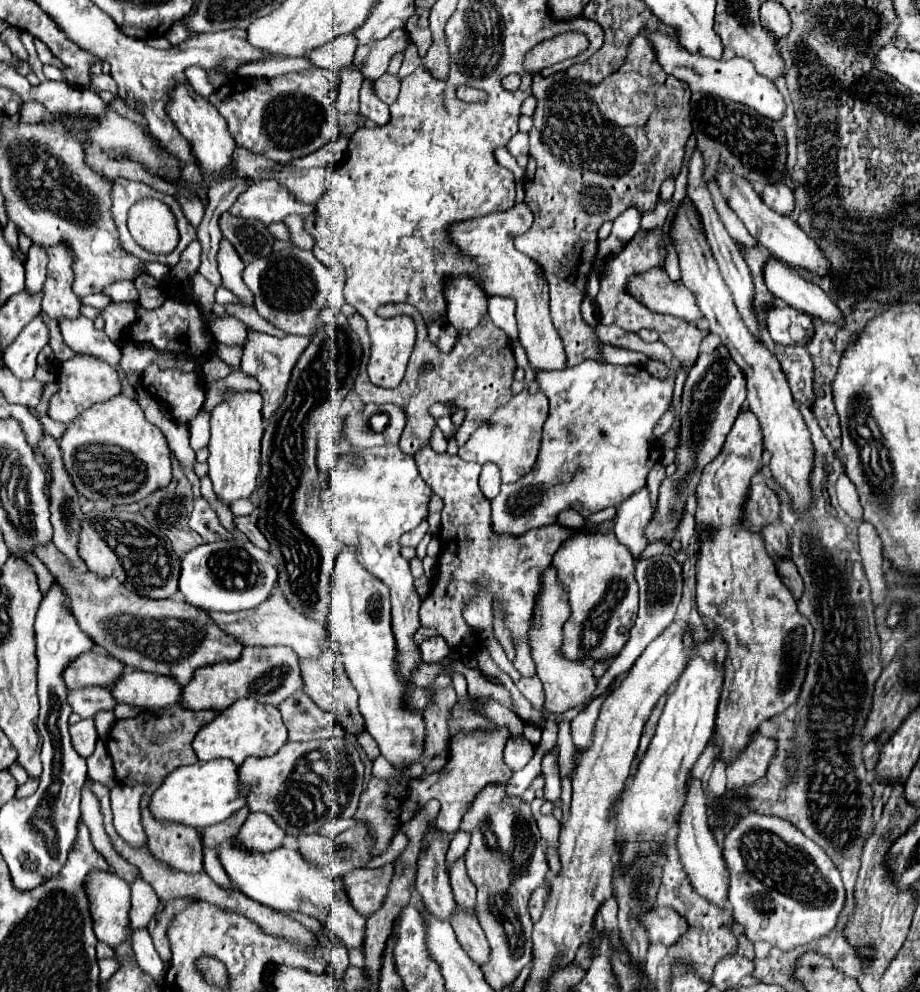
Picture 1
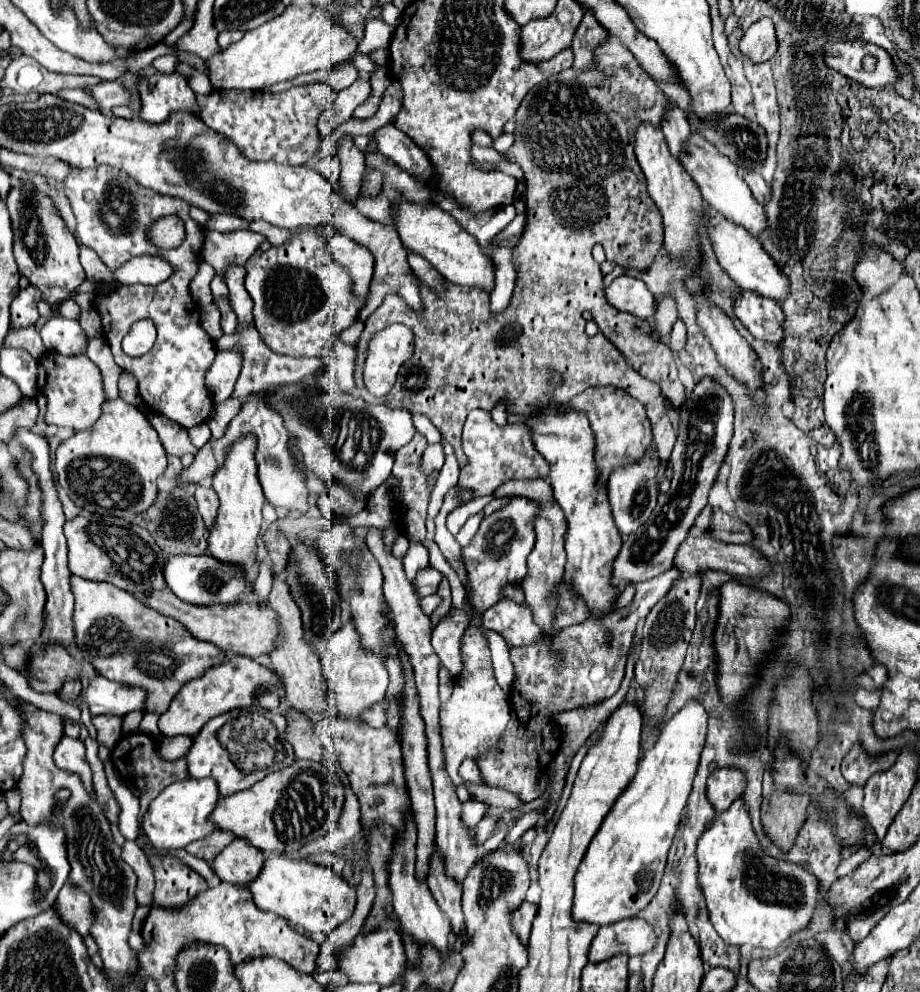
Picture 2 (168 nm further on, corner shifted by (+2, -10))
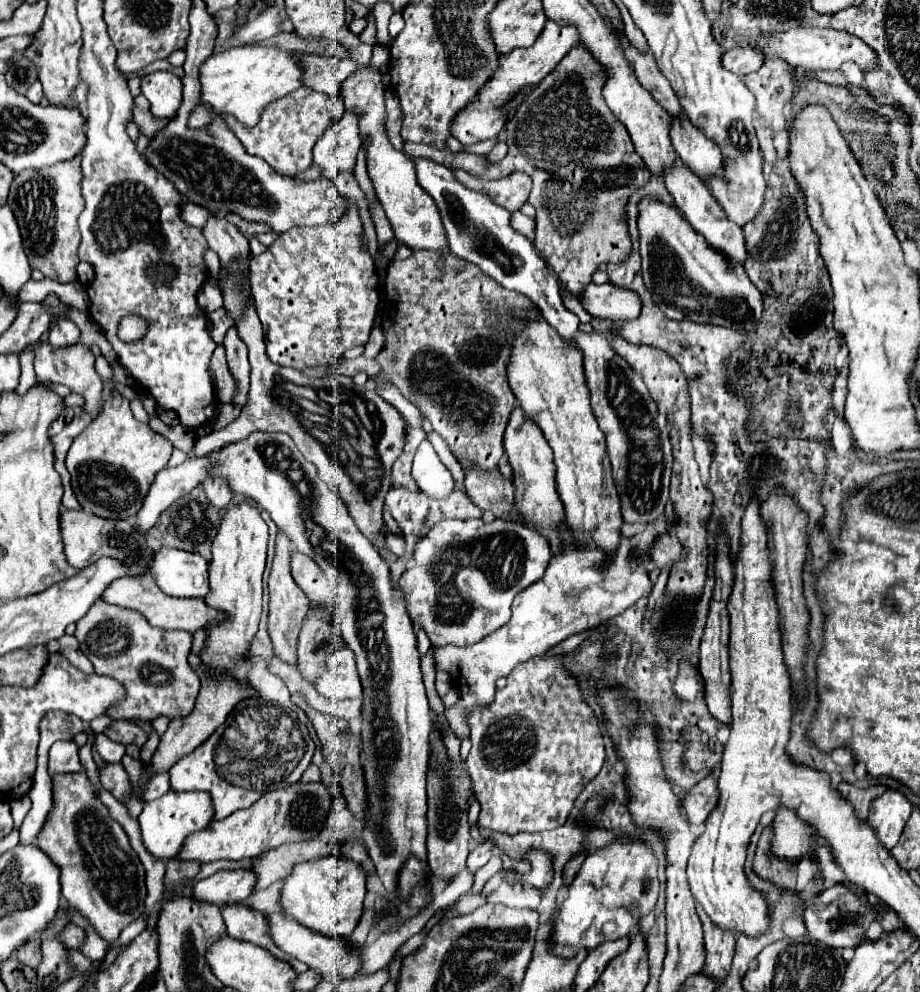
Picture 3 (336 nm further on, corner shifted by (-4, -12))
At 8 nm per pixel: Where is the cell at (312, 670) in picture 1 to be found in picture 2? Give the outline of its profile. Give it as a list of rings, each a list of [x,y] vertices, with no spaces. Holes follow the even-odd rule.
[[[274,576],[272,592],[270,592],[270,596],[268,596],[268,606],[278,612],[280,624],[282,624],[282,638],[284,638],[284,644],[278,646],[278,650],[270,654],[270,660],[272,660],[272,668],[284,678],[286,698],[290,700],[290,704],[292,704],[296,710],[306,712],[306,714],[308,714],[308,712],[322,714],[322,712],[330,710],[330,706],[328,706],[328,696],[326,696],[324,674],[322,674],[322,662],[320,662],[316,650],[304,640],[304,636],[302,636],[300,610],[298,610],[298,606],[292,602],[292,596],[288,594],[286,582],[284,582],[282,578],[278,578],[278,576]]]

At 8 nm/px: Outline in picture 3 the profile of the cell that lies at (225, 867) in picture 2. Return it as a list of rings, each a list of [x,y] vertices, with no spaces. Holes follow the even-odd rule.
[[[224,870],[206,880],[198,880],[192,888],[192,898],[204,904],[230,906],[242,904],[256,884],[252,870]]]

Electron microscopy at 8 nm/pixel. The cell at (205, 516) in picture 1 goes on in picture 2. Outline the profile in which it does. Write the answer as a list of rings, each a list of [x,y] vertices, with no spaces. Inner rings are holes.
[[[198,484],[198,488],[196,488],[196,504],[198,504],[198,512],[200,512],[202,520],[204,520],[206,536],[208,536],[208,532],[216,526],[216,516],[218,516],[216,492],[208,484]]]

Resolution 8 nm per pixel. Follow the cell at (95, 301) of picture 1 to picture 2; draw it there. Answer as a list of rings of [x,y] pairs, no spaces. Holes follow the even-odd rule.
[[[66,300],[66,302],[60,304],[60,308],[58,308],[58,316],[78,320],[78,316],[80,316],[80,306],[78,306],[74,300]]]

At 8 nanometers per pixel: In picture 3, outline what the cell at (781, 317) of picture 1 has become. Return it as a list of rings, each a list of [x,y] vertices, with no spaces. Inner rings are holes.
[[[642,196],[638,202],[638,230],[640,230],[640,256],[642,256],[642,276],[646,288],[652,292],[654,304],[670,318],[670,320],[690,320],[698,324],[720,324],[726,328],[734,328],[744,332],[744,328],[756,324],[762,312],[762,294],[750,278],[742,264],[734,264],[724,254],[714,250],[692,226],[684,220],[682,212],[656,196]]]

